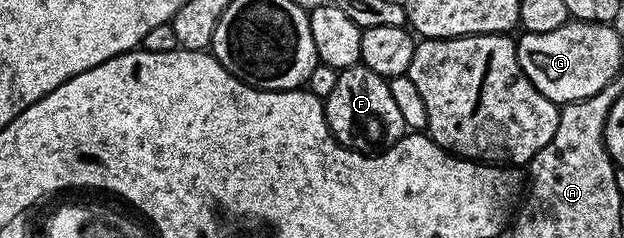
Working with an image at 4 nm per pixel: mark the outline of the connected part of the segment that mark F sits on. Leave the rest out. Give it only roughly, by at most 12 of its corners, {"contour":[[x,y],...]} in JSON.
{"contour":[[343,68],[323,100],[330,133],[379,153],[406,134],[388,79]]}

